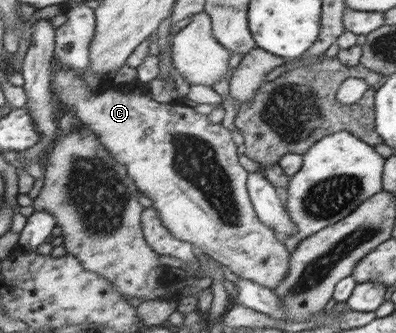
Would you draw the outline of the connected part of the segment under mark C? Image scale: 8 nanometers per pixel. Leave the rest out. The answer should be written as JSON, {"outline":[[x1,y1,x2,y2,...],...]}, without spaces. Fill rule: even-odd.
{"outline":[[57,60,54,61,52,65,52,90,54,90,56,97,66,106,70,107,71,110,76,112,76,120,88,124,95,131,95,136,100,139,100,142,104,144,104,147,108,149,108,152,110,152,114,158,120,163,128,166,128,175,137,183,137,186,140,188,143,195,151,198,153,201,152,207,158,210,162,224,172,232,172,235,175,235,180,241,193,243,201,252,210,255,220,264,228,267,240,278,255,281,264,287,272,289,283,283,287,278,287,273,291,271,292,254,290,254,288,247,286,247,282,241,278,241,276,232,264,224,256,214,256,209,254,208,249,189,247,188,247,181,251,172,249,172,246,167,243,167,240,164,240,161,238,161,238,145,233,139,232,131,228,131,226,127,222,127,220,124,214,125,214,123,210,123,206,115,200,115,196,109,184,106,180,102,174,103,173,105,166,105,166,103,161,103,158,100,154,101,154,99,152,99,150,95,146,95,142,89,138,89,138,91,126,91,126,89,124,89,124,91,122,91,122,89,114,89,114,87,112,87,112,89,94,93,94,91,90,89,90,85,88,85,76,71,64,67,62,63]]}

